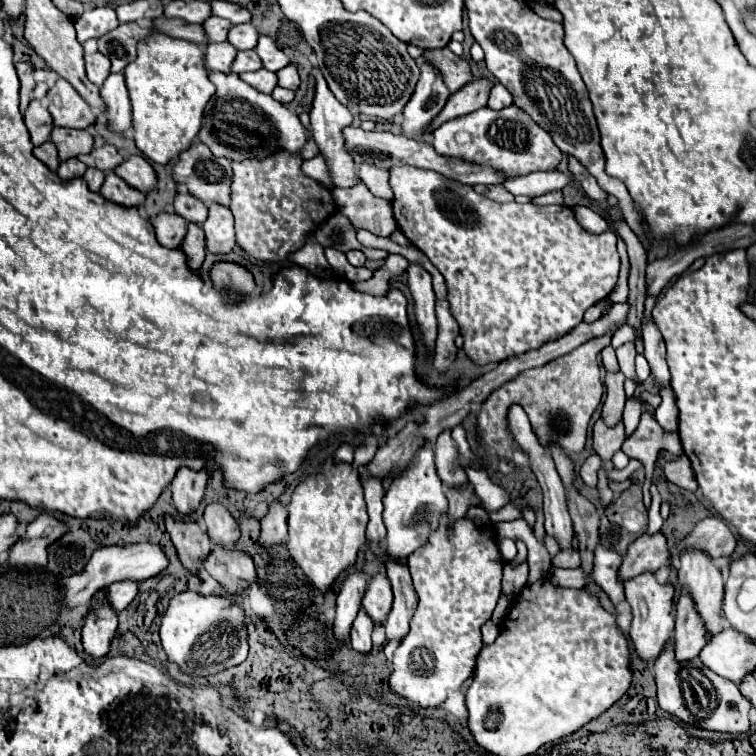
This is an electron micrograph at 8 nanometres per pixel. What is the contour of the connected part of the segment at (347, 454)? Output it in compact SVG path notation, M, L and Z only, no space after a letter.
M340 445L336 451L334 451L334 465L338 463L352 463L352 445Z

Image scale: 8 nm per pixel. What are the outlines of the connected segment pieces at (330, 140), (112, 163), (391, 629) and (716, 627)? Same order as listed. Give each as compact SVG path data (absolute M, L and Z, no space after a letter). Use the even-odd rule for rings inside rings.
M316 69L316 93L314 93L314 101L312 101L312 109L310 109L310 123L312 123L312 137L320 147L320 155L326 161L330 179L334 183L334 187L350 187L352 179L356 179L354 175L354 163L352 157L344 151L344 137L340 135L340 129L348 127L352 123L352 113L332 95L332 91L328 89L322 73Z
M108 143L98 147L98 149L92 149L86 155L80 155L78 159L82 163L86 163L88 167L96 167L100 171L110 171L110 169L114 169L116 165L120 165L124 161L124 157L118 153L118 149L114 145L108 145Z
M386 563L388 569L388 579L392 583L394 591L394 605L392 611L384 623L386 627L386 643L402 643L404 635L410 631L410 619L416 611L418 595L412 587L410 571L406 565L400 563Z
M700 551L682 553L678 579L682 587L690 593L694 607L708 631L708 637L714 637L720 631L724 631L722 621L724 581L720 569L712 565L710 557Z

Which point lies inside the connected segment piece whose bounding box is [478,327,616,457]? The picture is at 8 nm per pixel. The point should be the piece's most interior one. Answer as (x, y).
(560, 397)

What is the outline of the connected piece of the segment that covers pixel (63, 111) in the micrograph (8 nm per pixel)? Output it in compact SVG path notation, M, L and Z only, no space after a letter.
M58 79L56 85L46 95L46 107L58 127L86 129L94 123L94 111L90 105L76 93L76 89L66 81Z

